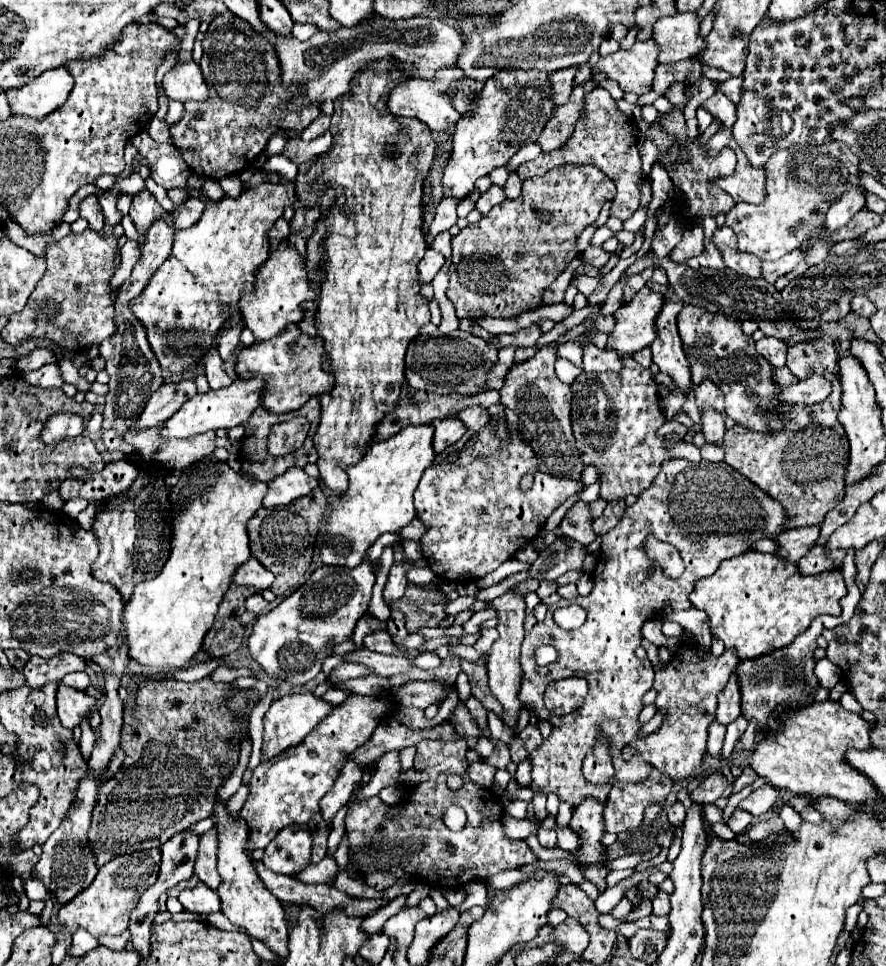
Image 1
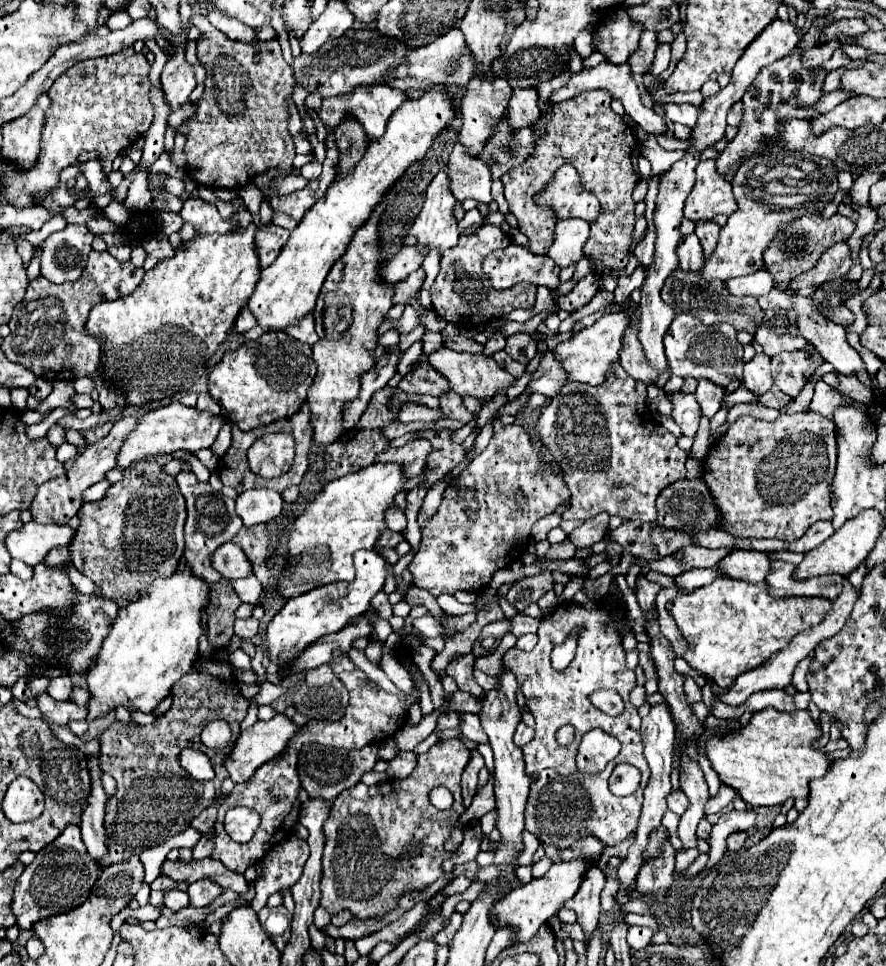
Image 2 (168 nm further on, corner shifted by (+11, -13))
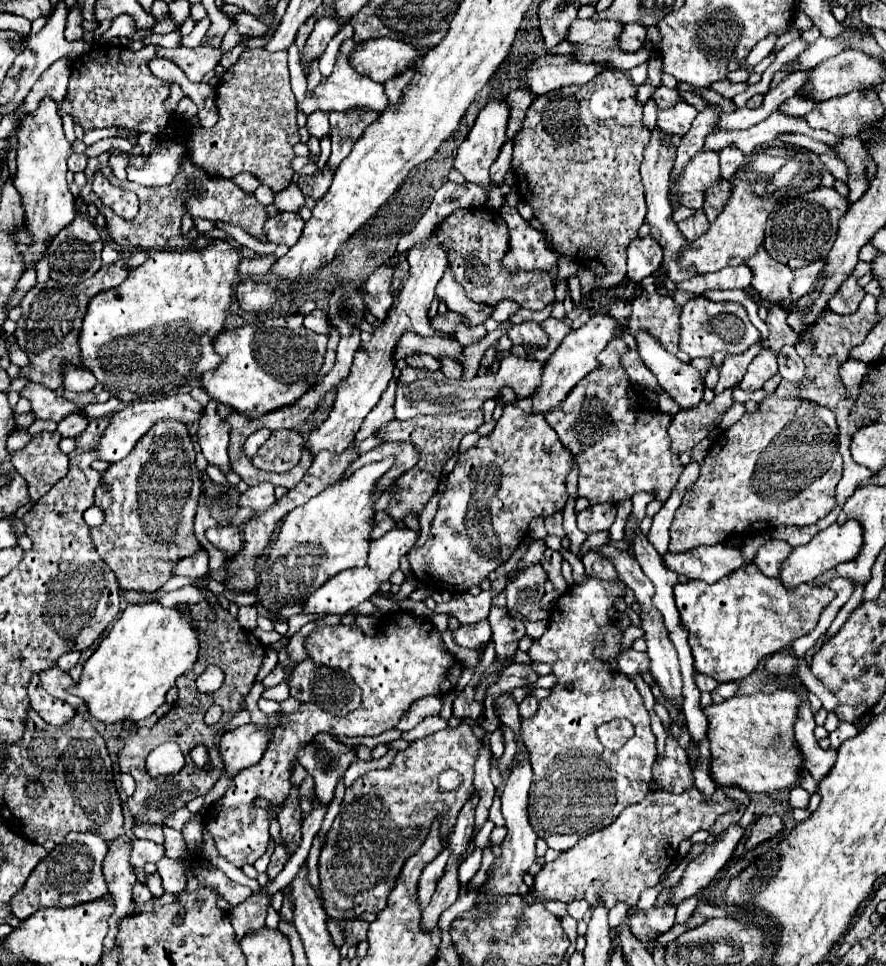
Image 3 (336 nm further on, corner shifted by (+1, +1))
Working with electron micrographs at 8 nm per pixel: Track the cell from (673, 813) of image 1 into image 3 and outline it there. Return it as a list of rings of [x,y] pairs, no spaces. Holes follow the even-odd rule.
[[[664,904],[660,908],[650,908],[650,910],[640,910],[638,914],[630,916],[630,930],[640,942],[648,942],[662,932],[670,930],[674,926],[674,916],[676,916],[676,906]]]

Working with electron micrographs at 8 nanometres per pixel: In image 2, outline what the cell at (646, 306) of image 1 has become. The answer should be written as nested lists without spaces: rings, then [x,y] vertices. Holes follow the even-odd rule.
[[[610,312],[610,314],[604,314],[594,326],[574,334],[568,342],[558,344],[552,352],[556,354],[556,360],[566,372],[566,382],[584,382],[590,386],[598,386],[600,382],[604,382],[608,368],[612,366],[612,362],[618,360],[622,336],[628,322],[630,318],[624,312]]]

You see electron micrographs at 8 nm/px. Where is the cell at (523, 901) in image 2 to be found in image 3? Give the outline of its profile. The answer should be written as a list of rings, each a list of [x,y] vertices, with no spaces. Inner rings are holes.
[[[692,788],[680,796],[670,792],[650,792],[646,800],[634,808],[626,808],[610,824],[586,838],[582,838],[570,852],[562,852],[554,862],[544,864],[544,868],[534,876],[532,896],[544,900],[572,902],[584,898],[588,904],[602,900],[610,910],[616,902],[628,902],[634,906],[642,890],[652,888],[660,882],[662,872],[676,860],[678,844],[690,838],[698,830],[710,830],[716,818],[736,806],[734,800],[724,796],[718,788],[710,802],[704,802],[698,788]]]

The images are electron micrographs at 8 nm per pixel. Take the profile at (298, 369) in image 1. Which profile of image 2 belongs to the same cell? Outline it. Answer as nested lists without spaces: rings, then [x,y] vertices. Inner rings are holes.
[[[272,330],[258,340],[242,344],[238,350],[228,350],[208,376],[208,392],[220,404],[222,416],[228,416],[232,424],[246,432],[296,414],[314,376],[312,348],[282,330]]]

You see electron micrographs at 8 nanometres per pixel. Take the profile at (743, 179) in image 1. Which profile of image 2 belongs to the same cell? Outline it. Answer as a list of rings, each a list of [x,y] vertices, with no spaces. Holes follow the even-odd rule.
[[[704,160],[696,168],[696,184],[684,206],[684,216],[692,222],[712,220],[716,214],[734,214],[736,200],[732,186],[724,176],[716,174],[714,160]]]

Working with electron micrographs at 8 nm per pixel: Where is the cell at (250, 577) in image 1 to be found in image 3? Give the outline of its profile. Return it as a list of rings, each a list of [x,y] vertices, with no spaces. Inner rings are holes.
[[[216,526],[216,528],[208,528],[206,530],[206,538],[210,538],[210,542],[226,552],[226,554],[238,554],[242,550],[242,530],[238,526]]]

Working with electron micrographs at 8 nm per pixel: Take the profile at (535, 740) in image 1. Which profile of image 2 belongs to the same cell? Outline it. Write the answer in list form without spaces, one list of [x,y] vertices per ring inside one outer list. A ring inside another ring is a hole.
[[[520,722],[518,724],[518,728],[516,728],[516,732],[514,732],[514,742],[516,742],[516,746],[526,746],[530,740],[532,740],[532,734],[534,734],[534,730],[532,728],[528,728],[524,722]]]

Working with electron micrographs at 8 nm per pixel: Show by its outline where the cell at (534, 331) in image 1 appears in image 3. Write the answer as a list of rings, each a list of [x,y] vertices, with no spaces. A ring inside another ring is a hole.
[[[446,312],[444,316],[438,316],[434,320],[434,328],[440,332],[446,332],[446,334],[454,334],[458,326],[462,326],[462,320],[458,320],[458,316],[454,316],[454,312]]]

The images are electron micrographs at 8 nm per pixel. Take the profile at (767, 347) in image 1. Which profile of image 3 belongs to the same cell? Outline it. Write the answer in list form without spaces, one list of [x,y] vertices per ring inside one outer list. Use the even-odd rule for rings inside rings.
[[[762,348],[760,354],[752,360],[746,376],[738,384],[742,390],[758,390],[762,388],[774,374],[778,374],[778,356],[768,348]]]

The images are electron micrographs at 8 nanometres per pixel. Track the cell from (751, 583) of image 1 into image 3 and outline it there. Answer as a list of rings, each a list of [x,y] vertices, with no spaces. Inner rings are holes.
[[[748,564],[714,584],[706,584],[702,580],[678,582],[674,586],[674,598],[680,612],[680,620],[690,632],[688,642],[692,648],[696,672],[708,674],[718,682],[730,682],[730,680],[736,682],[748,676],[762,658],[768,658],[788,648],[796,638],[808,634],[818,624],[822,610],[834,600],[834,590],[810,584],[800,584],[798,588],[786,588],[778,578],[764,576],[756,564]]]

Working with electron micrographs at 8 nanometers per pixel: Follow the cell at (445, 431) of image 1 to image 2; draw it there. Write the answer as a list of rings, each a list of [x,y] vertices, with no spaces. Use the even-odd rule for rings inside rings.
[[[410,440],[402,448],[388,448],[378,454],[376,462],[398,462],[406,478],[416,478],[424,470],[424,462],[430,454],[426,440]]]

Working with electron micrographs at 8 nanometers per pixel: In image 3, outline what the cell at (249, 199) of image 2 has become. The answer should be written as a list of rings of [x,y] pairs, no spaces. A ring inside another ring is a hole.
[[[290,184],[286,190],[274,192],[274,206],[276,206],[280,212],[282,212],[282,210],[296,212],[302,204],[304,204],[304,194],[296,188],[296,184]]]

